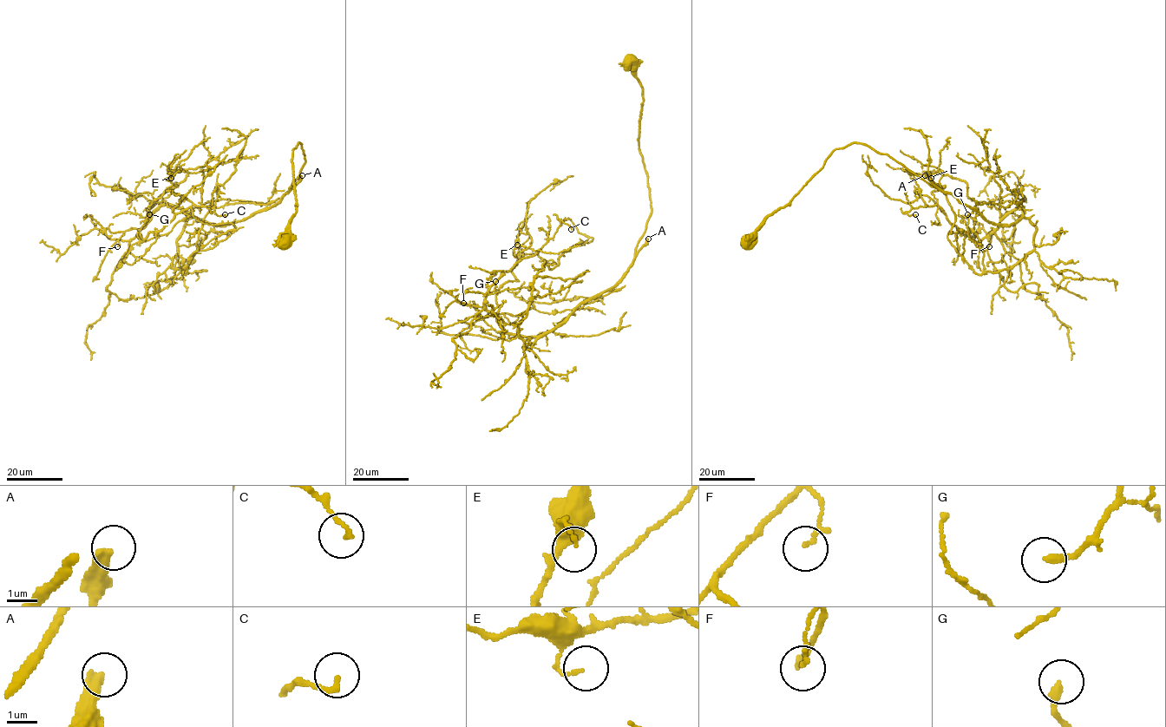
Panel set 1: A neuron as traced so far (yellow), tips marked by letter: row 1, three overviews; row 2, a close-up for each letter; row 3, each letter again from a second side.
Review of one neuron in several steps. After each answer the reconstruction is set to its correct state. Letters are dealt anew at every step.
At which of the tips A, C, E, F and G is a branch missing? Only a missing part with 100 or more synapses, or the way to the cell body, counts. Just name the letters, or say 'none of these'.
A

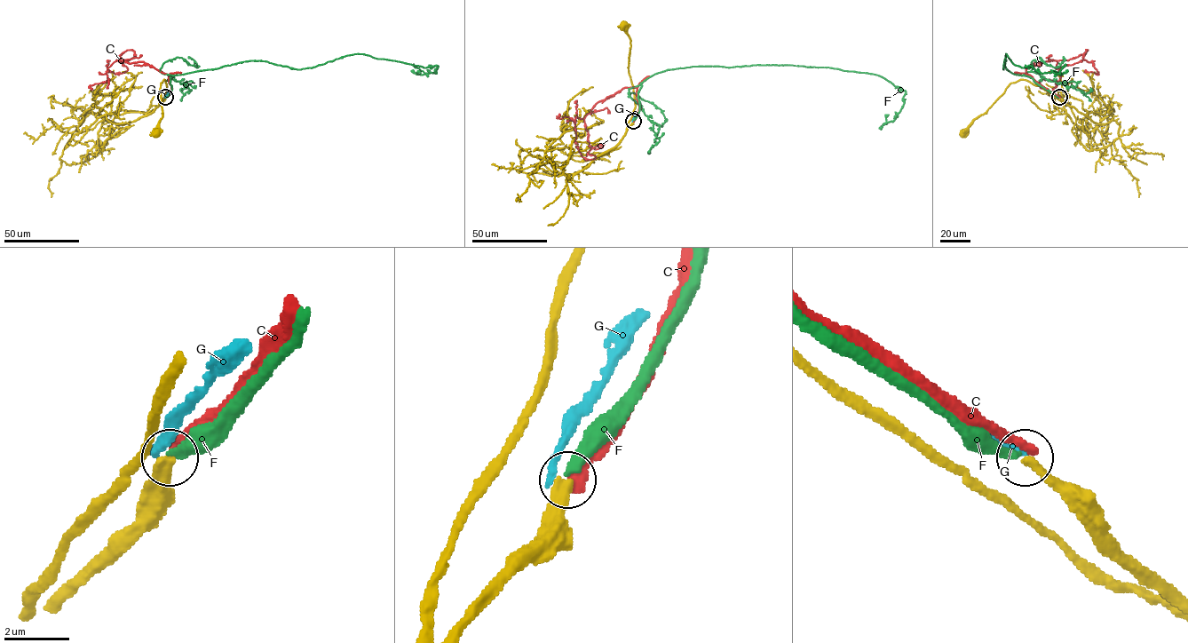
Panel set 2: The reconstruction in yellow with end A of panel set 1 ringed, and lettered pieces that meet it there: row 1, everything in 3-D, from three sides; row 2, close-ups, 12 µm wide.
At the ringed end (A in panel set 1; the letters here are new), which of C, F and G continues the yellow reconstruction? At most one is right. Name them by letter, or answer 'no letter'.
no letter

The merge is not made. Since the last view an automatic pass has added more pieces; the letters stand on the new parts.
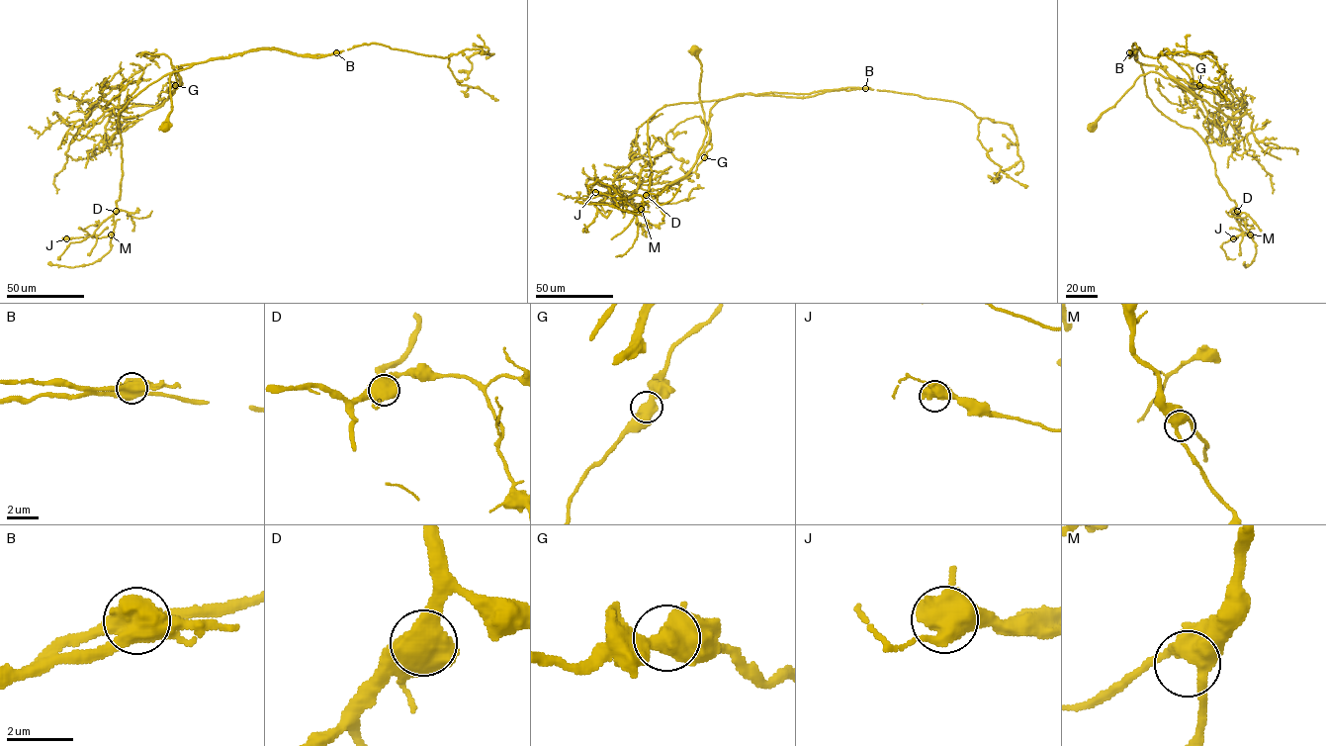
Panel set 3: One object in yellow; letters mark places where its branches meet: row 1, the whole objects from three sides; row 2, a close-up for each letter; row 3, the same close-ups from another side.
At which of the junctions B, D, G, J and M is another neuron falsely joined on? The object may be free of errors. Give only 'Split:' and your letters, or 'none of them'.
Split: B

